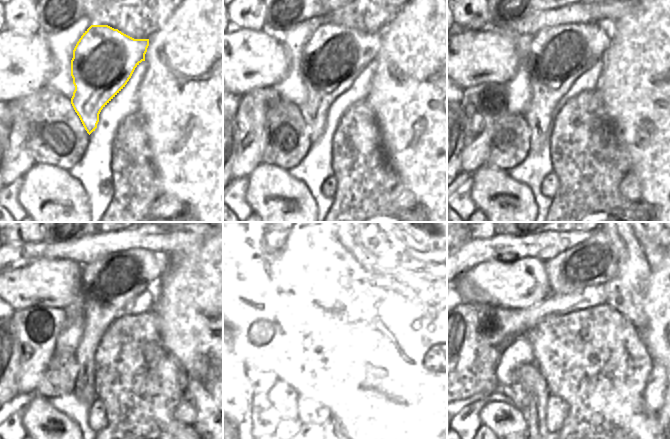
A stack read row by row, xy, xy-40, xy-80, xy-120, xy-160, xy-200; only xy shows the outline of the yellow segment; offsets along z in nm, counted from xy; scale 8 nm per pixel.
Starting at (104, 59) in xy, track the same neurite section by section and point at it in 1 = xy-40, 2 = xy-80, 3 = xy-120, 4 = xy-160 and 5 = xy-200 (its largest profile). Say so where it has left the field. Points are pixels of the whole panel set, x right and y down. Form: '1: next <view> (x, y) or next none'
1: next xy-40 (333, 57)
2: next xy-80 (558, 56)
3: next xy-120 (107, 285)
4: next xy-160 (344, 275)
5: next xy-200 (593, 262)

